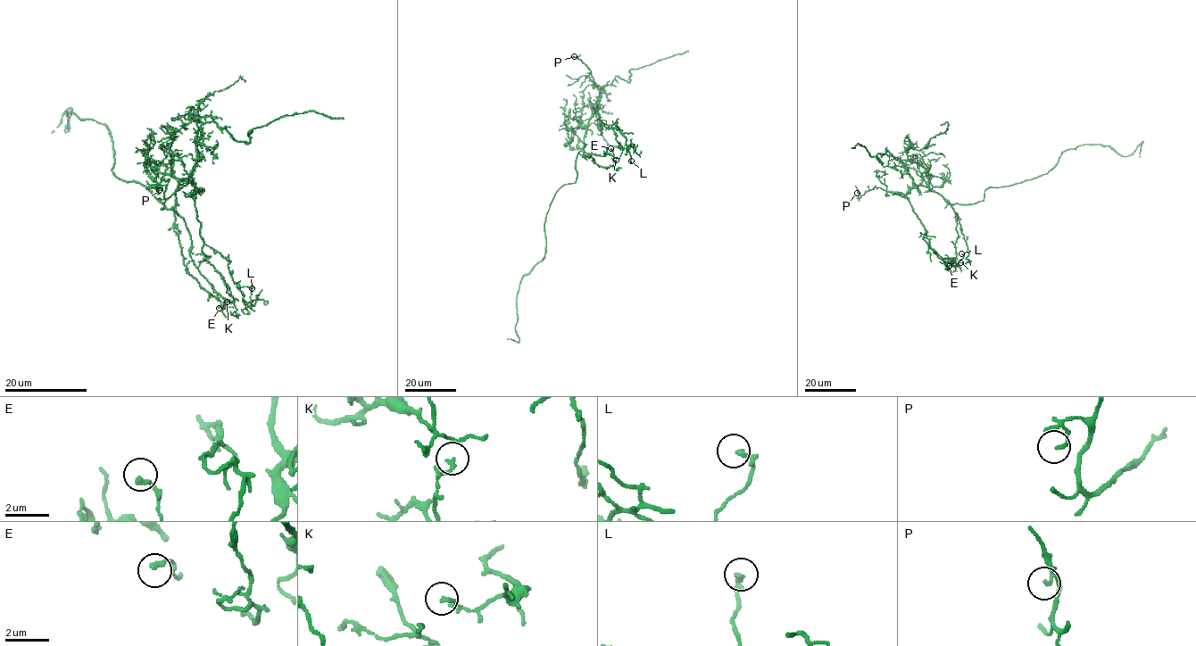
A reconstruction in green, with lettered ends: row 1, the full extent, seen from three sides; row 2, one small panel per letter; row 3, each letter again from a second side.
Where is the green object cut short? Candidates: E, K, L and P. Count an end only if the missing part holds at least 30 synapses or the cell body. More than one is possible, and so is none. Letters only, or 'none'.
none

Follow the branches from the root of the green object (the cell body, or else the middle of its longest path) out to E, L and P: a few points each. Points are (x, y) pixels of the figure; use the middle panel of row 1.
E: (577, 177), (576, 161), (581, 151), (583, 156), (589, 157), (592, 153), (613, 156), (610, 148)
L: (577, 177), (577, 154), (583, 146), (588, 120), (596, 105), (602, 122), (617, 122), (626, 138), (631, 161)
P: (577, 177), (577, 154), (583, 146), (586, 126), (597, 104), (600, 90), (590, 70), (574, 56)

